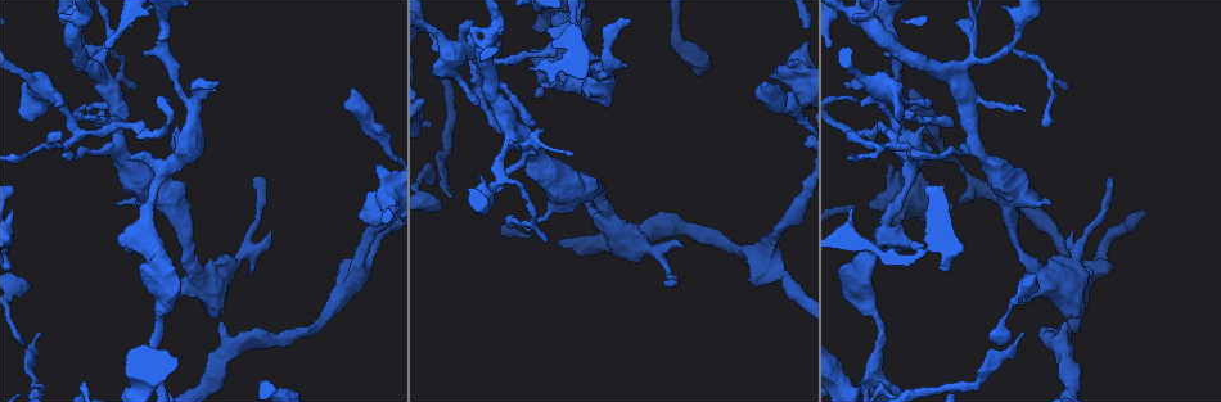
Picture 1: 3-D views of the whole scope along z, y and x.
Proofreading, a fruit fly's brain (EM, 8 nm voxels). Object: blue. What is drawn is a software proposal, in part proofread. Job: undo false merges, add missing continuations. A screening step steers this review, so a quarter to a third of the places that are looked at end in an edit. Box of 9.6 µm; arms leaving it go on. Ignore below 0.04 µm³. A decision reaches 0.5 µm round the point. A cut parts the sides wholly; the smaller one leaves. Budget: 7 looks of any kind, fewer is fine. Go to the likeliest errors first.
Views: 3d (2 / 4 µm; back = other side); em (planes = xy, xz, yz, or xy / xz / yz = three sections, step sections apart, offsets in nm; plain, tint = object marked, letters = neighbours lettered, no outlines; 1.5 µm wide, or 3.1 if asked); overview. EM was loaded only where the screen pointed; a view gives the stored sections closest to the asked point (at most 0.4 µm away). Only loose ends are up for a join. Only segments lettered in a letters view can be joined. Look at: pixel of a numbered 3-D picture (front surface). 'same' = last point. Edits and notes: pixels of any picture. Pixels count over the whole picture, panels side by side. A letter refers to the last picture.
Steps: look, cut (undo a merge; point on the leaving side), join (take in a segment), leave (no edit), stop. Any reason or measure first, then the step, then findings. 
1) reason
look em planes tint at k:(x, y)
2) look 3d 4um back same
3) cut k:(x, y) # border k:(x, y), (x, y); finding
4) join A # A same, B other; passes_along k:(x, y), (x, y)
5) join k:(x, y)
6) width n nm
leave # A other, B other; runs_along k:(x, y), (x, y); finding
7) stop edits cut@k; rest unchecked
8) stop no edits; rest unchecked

free end
look em planes letters at 1:(1020, 303)

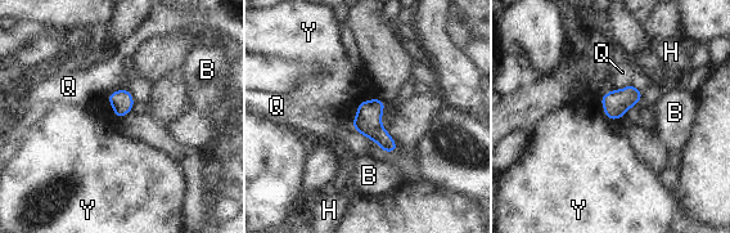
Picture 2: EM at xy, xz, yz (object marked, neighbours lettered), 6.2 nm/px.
leave # B other, H other, Q other, Y other; border 2:(599, 98), (603, 112), (612, 121); none of them fits

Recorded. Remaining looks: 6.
calibre changes
look em planes letters at 1:(942, 150)

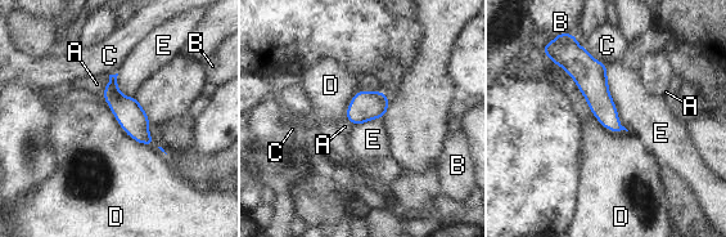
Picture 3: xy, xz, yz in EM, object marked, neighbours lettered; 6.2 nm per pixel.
leave # A other, B other, C other, D other, E other; border 3:(102, 97), (129, 135), (154, 144); one neuron here

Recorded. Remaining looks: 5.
branch stops here
look 3d 4um at 1:(472, 22)

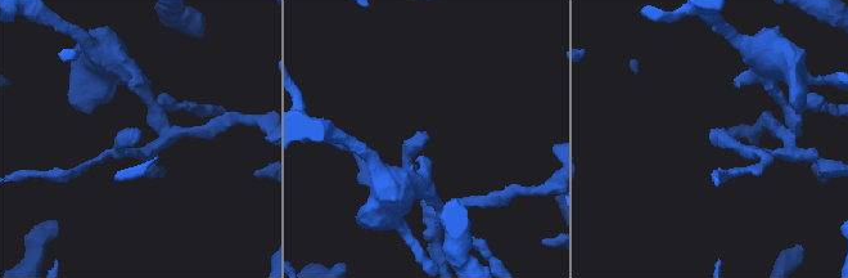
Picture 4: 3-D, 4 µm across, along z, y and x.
look em xz step 8 tint at 4:(138, 129)

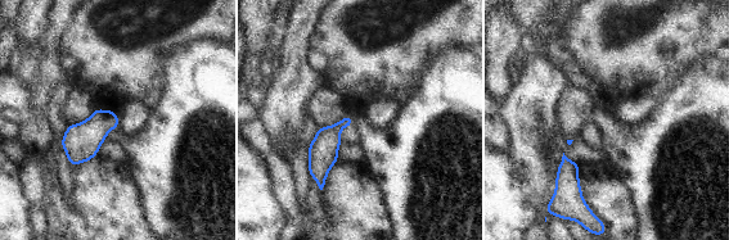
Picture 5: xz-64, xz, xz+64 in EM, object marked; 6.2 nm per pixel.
another direction
look em xy step 8 letters same

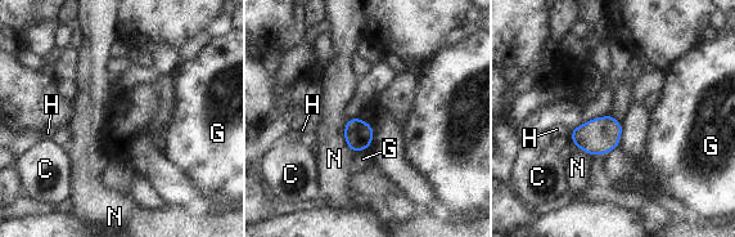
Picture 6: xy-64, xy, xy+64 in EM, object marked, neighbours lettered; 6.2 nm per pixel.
width 180 nm
leave # C other, G other, H other, N other; border 6:(348, 120), (345, 142), (355, 152); none of them fits

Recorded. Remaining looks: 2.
stop no edits; rest unchecked

